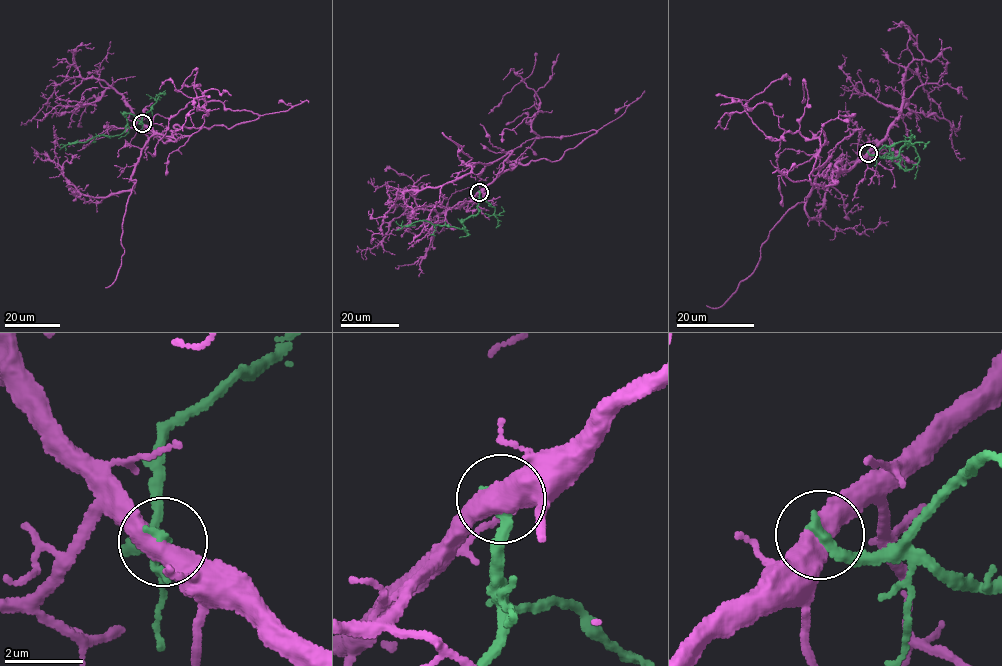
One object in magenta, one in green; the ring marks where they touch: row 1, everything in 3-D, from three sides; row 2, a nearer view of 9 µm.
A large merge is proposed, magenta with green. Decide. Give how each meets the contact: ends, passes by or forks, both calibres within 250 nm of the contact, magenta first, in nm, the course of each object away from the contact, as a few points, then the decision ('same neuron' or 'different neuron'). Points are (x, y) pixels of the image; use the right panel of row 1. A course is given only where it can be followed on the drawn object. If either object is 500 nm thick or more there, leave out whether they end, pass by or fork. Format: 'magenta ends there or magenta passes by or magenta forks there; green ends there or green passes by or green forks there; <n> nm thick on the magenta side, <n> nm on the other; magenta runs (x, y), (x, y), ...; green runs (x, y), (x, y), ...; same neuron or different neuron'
550 nm thick on the magenta side, 320 nm on the other; magenta runs (868, 152), (812, 185), (818, 136), (771, 140), (745, 110), (790, 85); green runs (868, 152), (896, 157), (907, 144), (919, 162), (905, 171), (899, 157), (888, 157), (891, 152), (883, 148); different neuron

